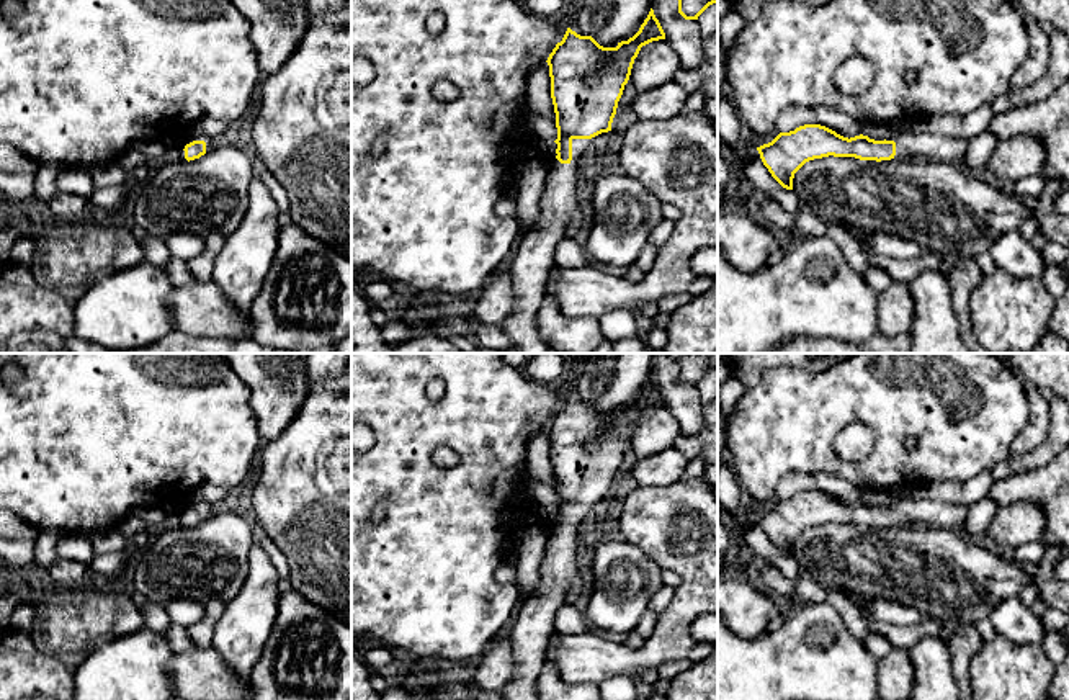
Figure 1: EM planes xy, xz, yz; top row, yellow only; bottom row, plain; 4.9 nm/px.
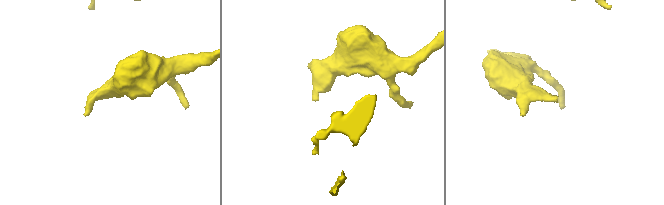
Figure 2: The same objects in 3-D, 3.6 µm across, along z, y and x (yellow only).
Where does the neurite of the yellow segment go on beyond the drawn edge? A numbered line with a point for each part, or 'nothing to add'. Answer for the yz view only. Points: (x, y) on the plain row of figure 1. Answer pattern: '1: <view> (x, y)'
1: yz (909, 511)

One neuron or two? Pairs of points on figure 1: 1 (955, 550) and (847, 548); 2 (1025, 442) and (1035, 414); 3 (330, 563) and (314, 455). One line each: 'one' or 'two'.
1: one
2: one
3: one

